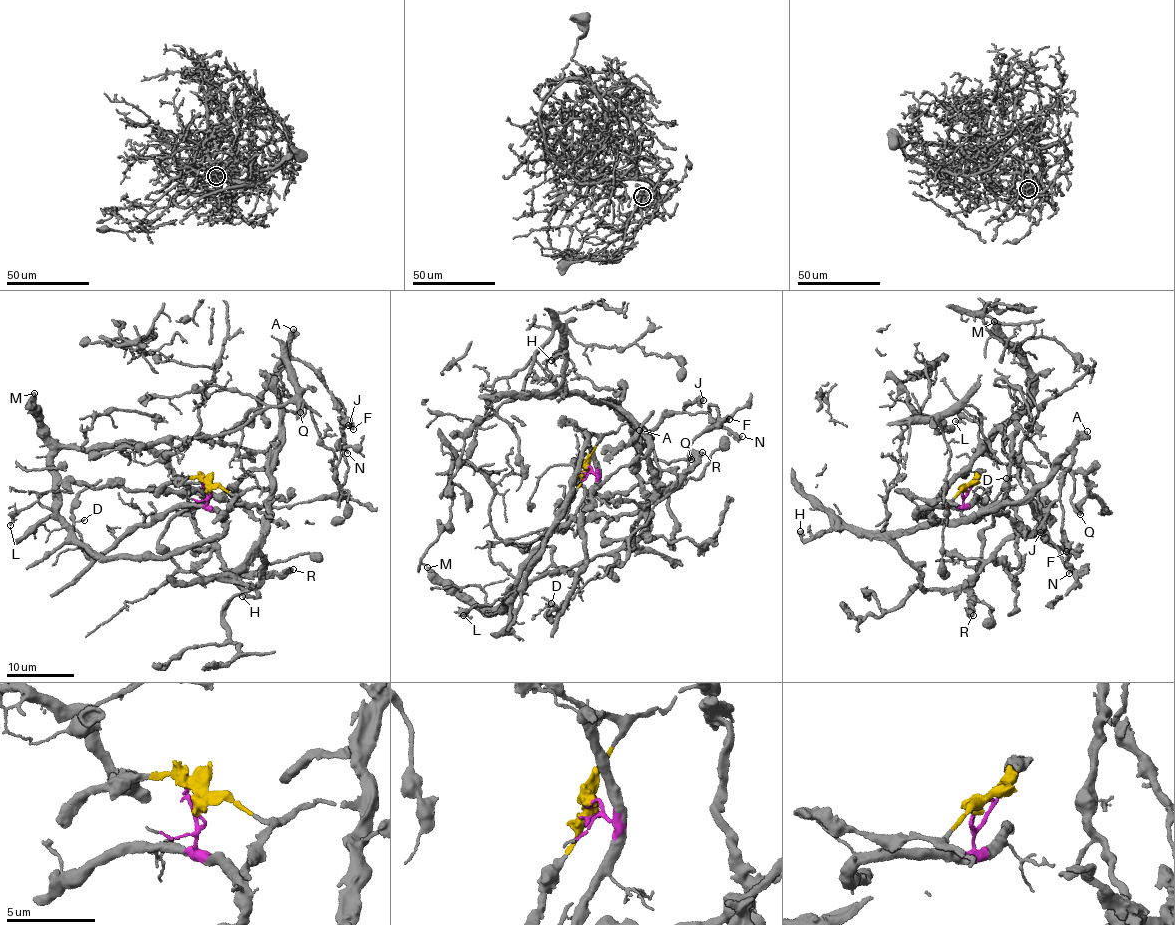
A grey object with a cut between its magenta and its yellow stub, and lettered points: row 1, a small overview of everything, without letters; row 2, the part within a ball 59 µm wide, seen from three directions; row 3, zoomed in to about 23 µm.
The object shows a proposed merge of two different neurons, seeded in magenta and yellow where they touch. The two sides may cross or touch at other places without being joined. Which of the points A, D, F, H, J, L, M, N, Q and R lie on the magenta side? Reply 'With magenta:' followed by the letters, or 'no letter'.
With magenta: D, L, M

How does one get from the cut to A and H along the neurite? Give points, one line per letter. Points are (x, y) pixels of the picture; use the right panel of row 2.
A: (965, 487), (952, 502), (964, 515), (1013, 504), (1046, 481), (1056, 458), (1087, 432)
H: (965, 487), (952, 502), (963, 509), (957, 521), (929, 519), (898, 531), (833, 529), (803, 540), (800, 531)

